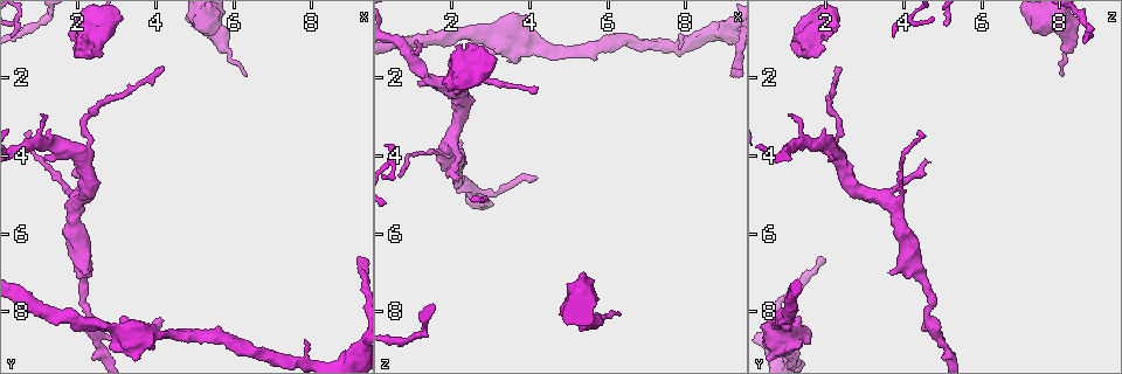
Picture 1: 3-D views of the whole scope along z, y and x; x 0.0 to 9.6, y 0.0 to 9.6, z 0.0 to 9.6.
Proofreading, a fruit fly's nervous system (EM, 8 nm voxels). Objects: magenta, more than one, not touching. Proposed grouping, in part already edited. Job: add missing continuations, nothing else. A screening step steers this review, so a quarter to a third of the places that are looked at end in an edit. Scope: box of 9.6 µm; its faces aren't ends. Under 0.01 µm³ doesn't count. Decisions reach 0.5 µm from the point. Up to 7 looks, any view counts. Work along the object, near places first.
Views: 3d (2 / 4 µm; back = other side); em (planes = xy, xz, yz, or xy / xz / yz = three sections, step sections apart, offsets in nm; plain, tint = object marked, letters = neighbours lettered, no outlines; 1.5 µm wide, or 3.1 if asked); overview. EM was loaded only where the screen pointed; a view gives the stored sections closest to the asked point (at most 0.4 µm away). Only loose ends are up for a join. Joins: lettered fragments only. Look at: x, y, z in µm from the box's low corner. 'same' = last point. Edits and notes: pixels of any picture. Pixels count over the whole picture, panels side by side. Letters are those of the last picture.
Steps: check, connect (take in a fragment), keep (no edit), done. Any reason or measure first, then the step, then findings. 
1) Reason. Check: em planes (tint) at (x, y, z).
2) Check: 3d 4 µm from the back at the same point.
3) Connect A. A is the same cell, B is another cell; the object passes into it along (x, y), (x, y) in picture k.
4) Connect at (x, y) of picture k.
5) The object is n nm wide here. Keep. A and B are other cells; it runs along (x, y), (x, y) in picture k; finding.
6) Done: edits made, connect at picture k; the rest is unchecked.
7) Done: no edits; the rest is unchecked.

Free end. Check: 3d 4 µm at (1.80, 1.00, 2.10).

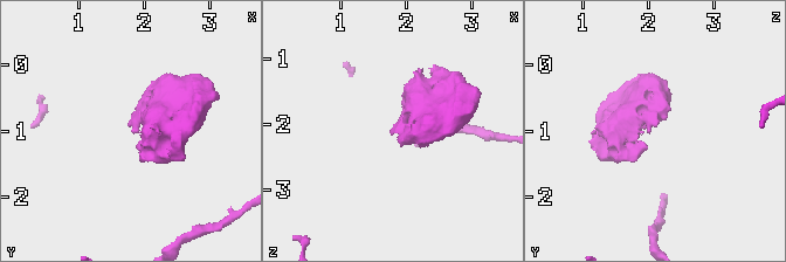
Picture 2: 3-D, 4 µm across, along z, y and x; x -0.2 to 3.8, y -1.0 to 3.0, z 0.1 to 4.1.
Need the tissue. Check: em planes (letters) at (1.75, 0.95, 2.15).

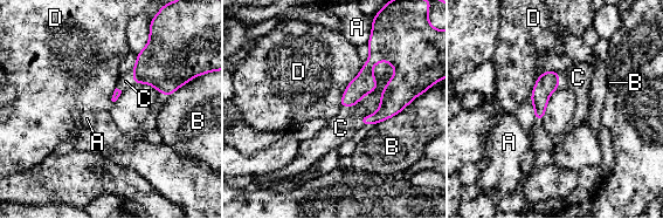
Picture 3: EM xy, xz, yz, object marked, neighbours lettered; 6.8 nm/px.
The longest contact is with B, 320 nm. Connect C. C is the same cell, A, B and D are other cells; the object passes into it along (548, 81), (558, 80), (578, 77) in picture 3; it goes on there.

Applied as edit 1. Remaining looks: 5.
See it whole again. Check: overview.

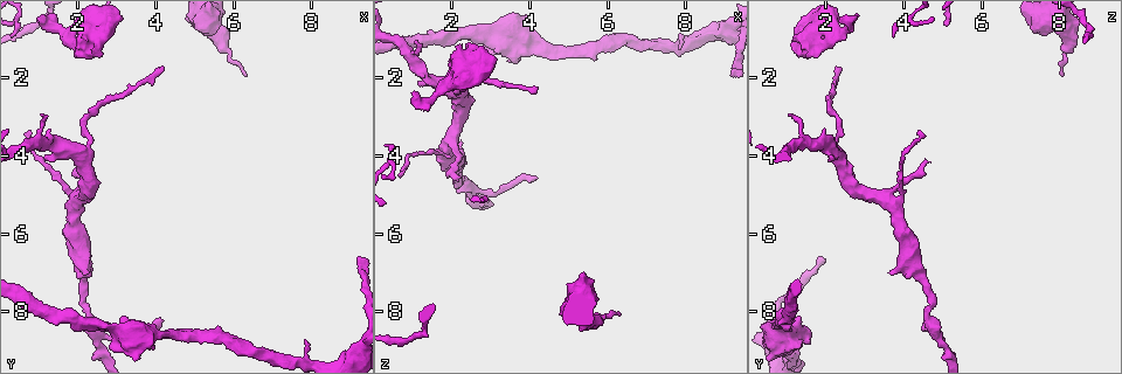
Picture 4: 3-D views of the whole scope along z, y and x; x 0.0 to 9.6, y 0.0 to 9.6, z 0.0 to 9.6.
Branch stops here. Check: em yz step 8 (letters) at (2.75, 8.90, 1.25).

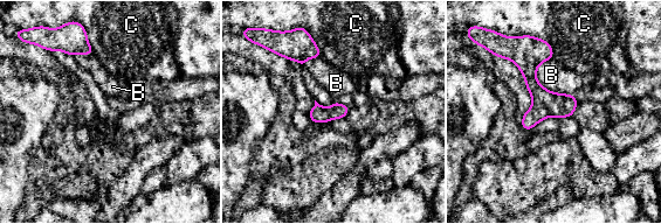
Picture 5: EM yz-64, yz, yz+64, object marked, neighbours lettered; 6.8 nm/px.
Keep. B and C are other cells; a border runs along (536, 67), (543, 86), (573, 95) in picture 5; no lettered fragment goes on from it.

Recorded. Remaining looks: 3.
Done: edits made, connect at picture 3; the rest is unchecked.

